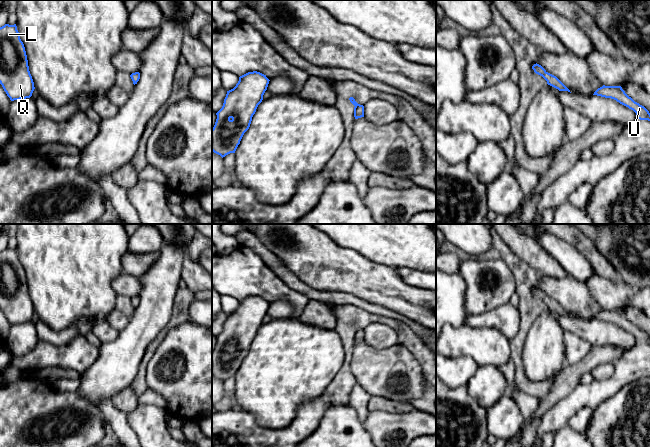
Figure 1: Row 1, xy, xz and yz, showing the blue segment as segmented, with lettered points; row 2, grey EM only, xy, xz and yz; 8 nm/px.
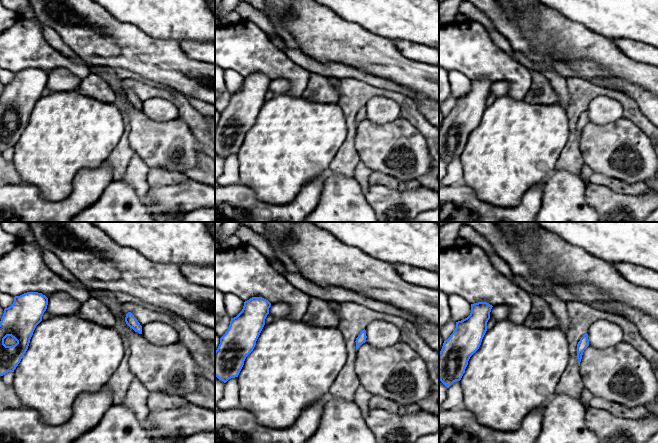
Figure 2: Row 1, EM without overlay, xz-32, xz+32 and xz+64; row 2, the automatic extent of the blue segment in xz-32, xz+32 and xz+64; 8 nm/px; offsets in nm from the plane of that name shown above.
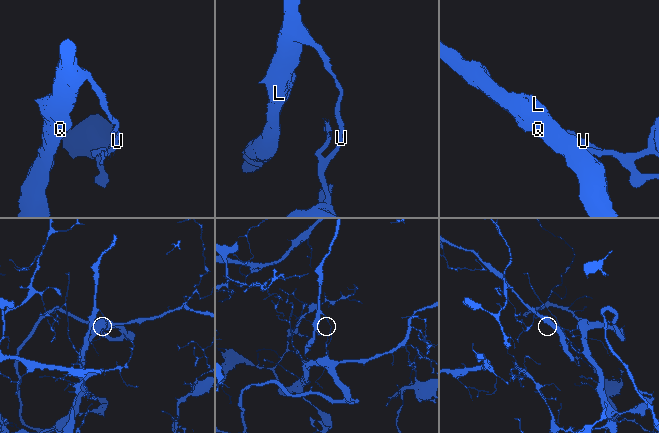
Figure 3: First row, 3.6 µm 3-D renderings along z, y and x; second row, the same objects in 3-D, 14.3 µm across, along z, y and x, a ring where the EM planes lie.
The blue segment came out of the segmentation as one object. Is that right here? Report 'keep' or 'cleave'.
cleave

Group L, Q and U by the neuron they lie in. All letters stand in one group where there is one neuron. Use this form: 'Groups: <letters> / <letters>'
Groups: L Q / U

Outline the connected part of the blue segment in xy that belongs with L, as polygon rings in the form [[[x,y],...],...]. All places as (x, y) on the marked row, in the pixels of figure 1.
[[[16,24],[0,27],[0,84],[11,101],[30,98],[35,89]]]

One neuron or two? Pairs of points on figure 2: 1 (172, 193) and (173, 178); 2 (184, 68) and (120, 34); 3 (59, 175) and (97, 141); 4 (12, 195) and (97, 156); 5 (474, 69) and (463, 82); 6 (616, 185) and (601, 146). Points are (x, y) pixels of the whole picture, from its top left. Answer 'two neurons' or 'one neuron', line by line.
1: two neurons
2: one neuron
3: one neuron
4: two neurons
5: two neurons
6: two neurons

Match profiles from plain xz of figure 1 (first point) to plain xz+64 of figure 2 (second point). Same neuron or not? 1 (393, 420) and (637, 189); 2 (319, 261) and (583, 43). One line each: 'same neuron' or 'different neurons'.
1: different neurons
2: same neuron

